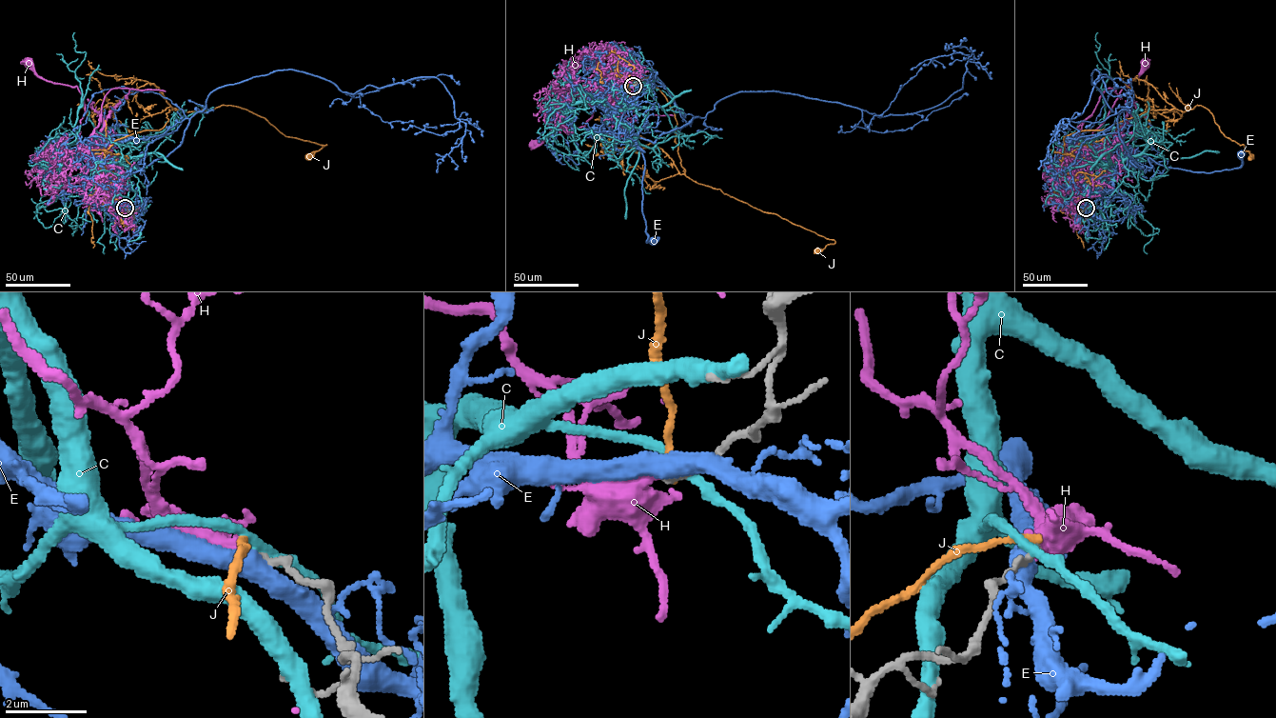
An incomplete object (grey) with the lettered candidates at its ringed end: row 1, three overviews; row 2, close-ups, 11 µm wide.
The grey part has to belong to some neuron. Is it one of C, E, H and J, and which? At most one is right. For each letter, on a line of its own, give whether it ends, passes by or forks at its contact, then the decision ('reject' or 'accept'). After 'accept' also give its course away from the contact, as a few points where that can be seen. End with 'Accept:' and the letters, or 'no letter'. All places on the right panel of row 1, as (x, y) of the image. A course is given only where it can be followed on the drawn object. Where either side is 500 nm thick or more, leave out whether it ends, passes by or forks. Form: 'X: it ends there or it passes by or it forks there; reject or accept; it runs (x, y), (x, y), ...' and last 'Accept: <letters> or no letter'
C: it passes by; reject
E: it passes by; reject
H: it ends there; reject
J: it ends there; reject
Accept: no letter

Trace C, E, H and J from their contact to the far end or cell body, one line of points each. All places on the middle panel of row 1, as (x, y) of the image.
C: (634, 86), (620, 84), (607, 104), (579, 102), (584, 97), (590, 102), (583, 108), (594, 95), (583, 97)
E: (634, 86), (617, 90), (610, 117), (644, 152), (637, 148), (644, 163), (642, 211), (653, 241)
H: (633, 86), (612, 76), (610, 82), (588, 89), (593, 112), (584, 126), (558, 129), (536, 144)
J: (634, 86), (612, 50), (603, 57), (633, 63), (666, 98), (687, 176), (834, 241), (817, 250)

